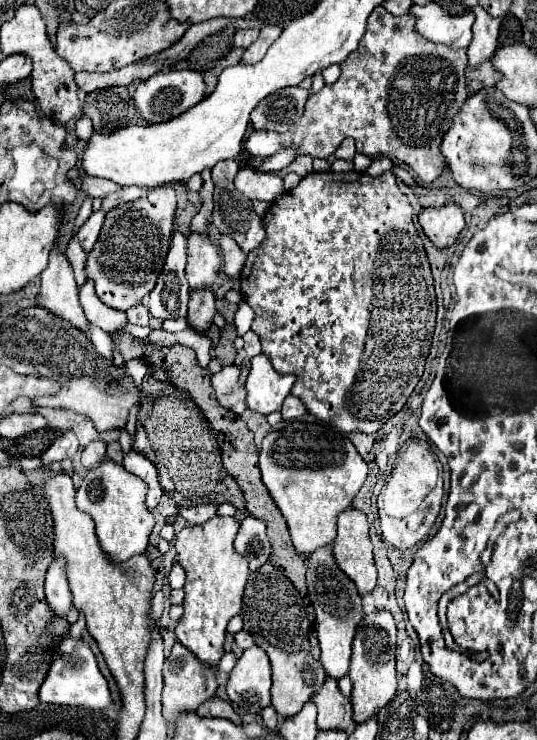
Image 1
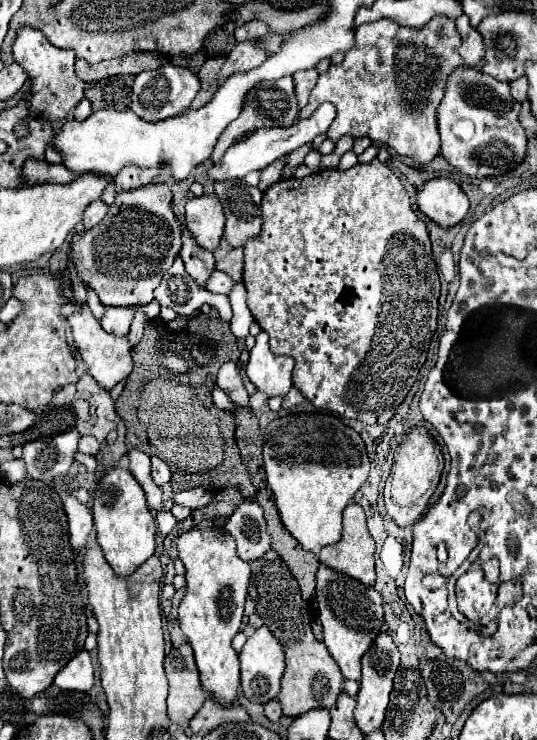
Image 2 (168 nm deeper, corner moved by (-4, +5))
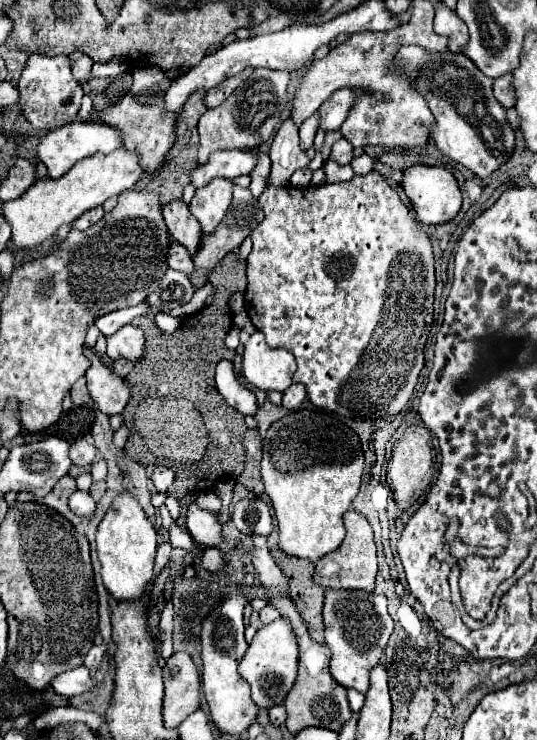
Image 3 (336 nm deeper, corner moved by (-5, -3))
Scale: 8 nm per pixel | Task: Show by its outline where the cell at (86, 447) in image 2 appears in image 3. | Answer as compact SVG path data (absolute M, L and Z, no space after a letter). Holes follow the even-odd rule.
M78 439L72 443L70 447L70 459L74 465L80 465L80 467L88 467L92 465L96 457L96 447L92 445L92 441L88 439Z

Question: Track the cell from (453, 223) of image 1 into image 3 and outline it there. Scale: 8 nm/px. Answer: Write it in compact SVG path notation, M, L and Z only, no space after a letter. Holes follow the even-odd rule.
M414 165L414 167L404 171L404 175L402 175L402 189L410 197L410 203L412 203L414 211L416 211L418 221L426 223L426 225L448 223L448 221L452 221L458 215L458 211L462 207L460 187L458 187L454 175L448 169Z

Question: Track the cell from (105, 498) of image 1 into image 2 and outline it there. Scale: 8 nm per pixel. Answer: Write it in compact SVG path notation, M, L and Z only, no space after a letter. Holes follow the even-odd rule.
M121 467L109 469L99 481L99 489L93 495L91 511L99 547L103 551L105 561L111 565L117 577L131 575L139 565L143 565L155 553L157 523L147 507L141 485L135 481L131 471Z

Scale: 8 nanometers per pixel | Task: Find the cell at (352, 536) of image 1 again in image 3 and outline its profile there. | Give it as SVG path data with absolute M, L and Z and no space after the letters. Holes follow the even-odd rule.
M348 511L344 515L344 525L346 525L344 543L336 551L332 551L330 555L324 555L316 563L314 581L326 589L374 591L374 577L378 571L378 565L376 565L376 545L374 545L374 537L372 537L372 527L366 521L366 517L358 511Z

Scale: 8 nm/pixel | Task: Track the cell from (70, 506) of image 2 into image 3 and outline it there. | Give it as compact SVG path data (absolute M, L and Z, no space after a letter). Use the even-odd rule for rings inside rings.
M76 491L70 495L70 509L72 513L76 513L78 517L90 517L96 511L96 503L92 501L90 493L82 493Z

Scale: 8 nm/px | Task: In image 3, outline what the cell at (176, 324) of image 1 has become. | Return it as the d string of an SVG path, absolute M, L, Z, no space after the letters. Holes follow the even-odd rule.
M158 315L156 317L156 325L162 329L162 331L166 331L166 333L172 333L172 331L176 331L178 329L178 319L174 319L174 317L170 317L170 315Z

